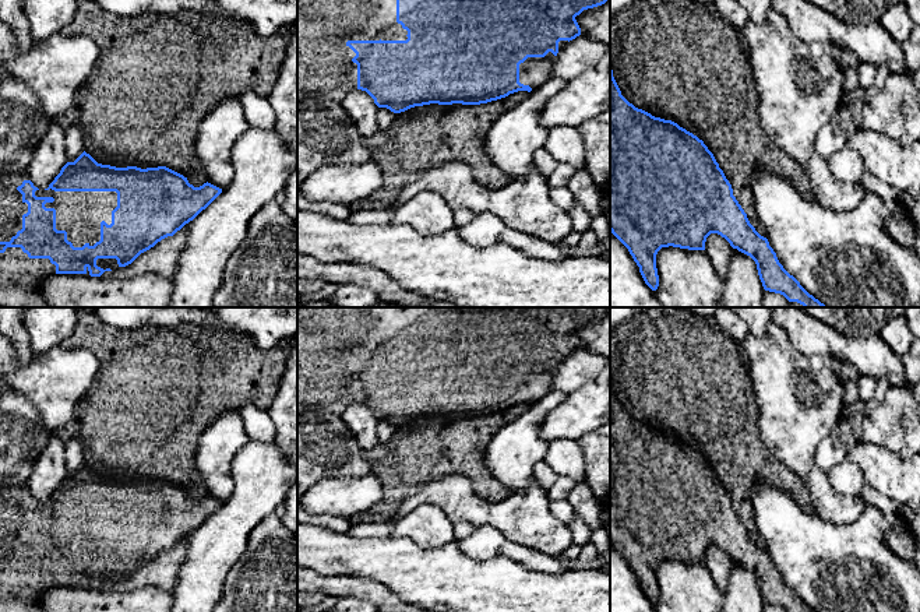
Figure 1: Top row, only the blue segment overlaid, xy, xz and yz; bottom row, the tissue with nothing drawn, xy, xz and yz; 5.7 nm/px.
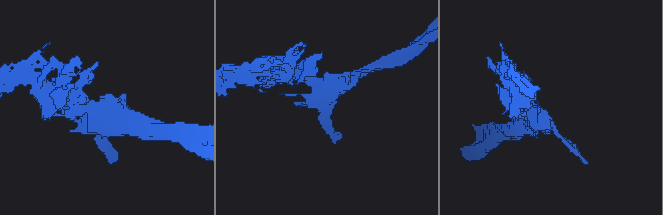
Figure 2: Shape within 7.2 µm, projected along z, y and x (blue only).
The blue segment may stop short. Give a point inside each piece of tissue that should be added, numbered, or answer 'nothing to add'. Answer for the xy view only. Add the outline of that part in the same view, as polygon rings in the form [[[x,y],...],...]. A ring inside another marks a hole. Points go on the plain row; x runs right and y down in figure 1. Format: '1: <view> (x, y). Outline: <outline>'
1: xy (11, 521). Outline: [[[28,483],[0,488],[0,555],[10,555],[22,542],[22,528],[28,517],[17,503],[24,493],[29,493]]]
2: xy (80, 527). Outline: [[[36,503],[36,510],[53,510],[46,521],[56,523],[56,542],[67,545],[74,560],[94,559],[101,553],[101,535],[112,537],[112,524],[117,520],[116,504],[54,504]]]
3: xy (20, 590). Outline: [[[21,560],[0,566],[0,612],[45,612],[39,597],[56,587],[49,571],[29,571]]]

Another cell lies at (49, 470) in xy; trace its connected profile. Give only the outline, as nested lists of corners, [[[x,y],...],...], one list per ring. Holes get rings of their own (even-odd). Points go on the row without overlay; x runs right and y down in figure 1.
[[[52,433],[45,449],[34,461],[28,479],[29,493],[39,503],[45,503],[66,476],[66,444],[56,433]]]

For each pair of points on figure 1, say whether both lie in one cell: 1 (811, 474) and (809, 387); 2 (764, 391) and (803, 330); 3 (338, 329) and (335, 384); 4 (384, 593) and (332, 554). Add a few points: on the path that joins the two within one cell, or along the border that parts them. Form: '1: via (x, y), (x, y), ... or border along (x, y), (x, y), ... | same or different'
1: via (806, 453), (806, 408) | same
2: border along (771, 322), (803, 354), (824, 356) | different
3: via (335, 343), (335, 370) | same
4: border along (331, 574), (366, 576), (383, 583), (392, 593) | different

